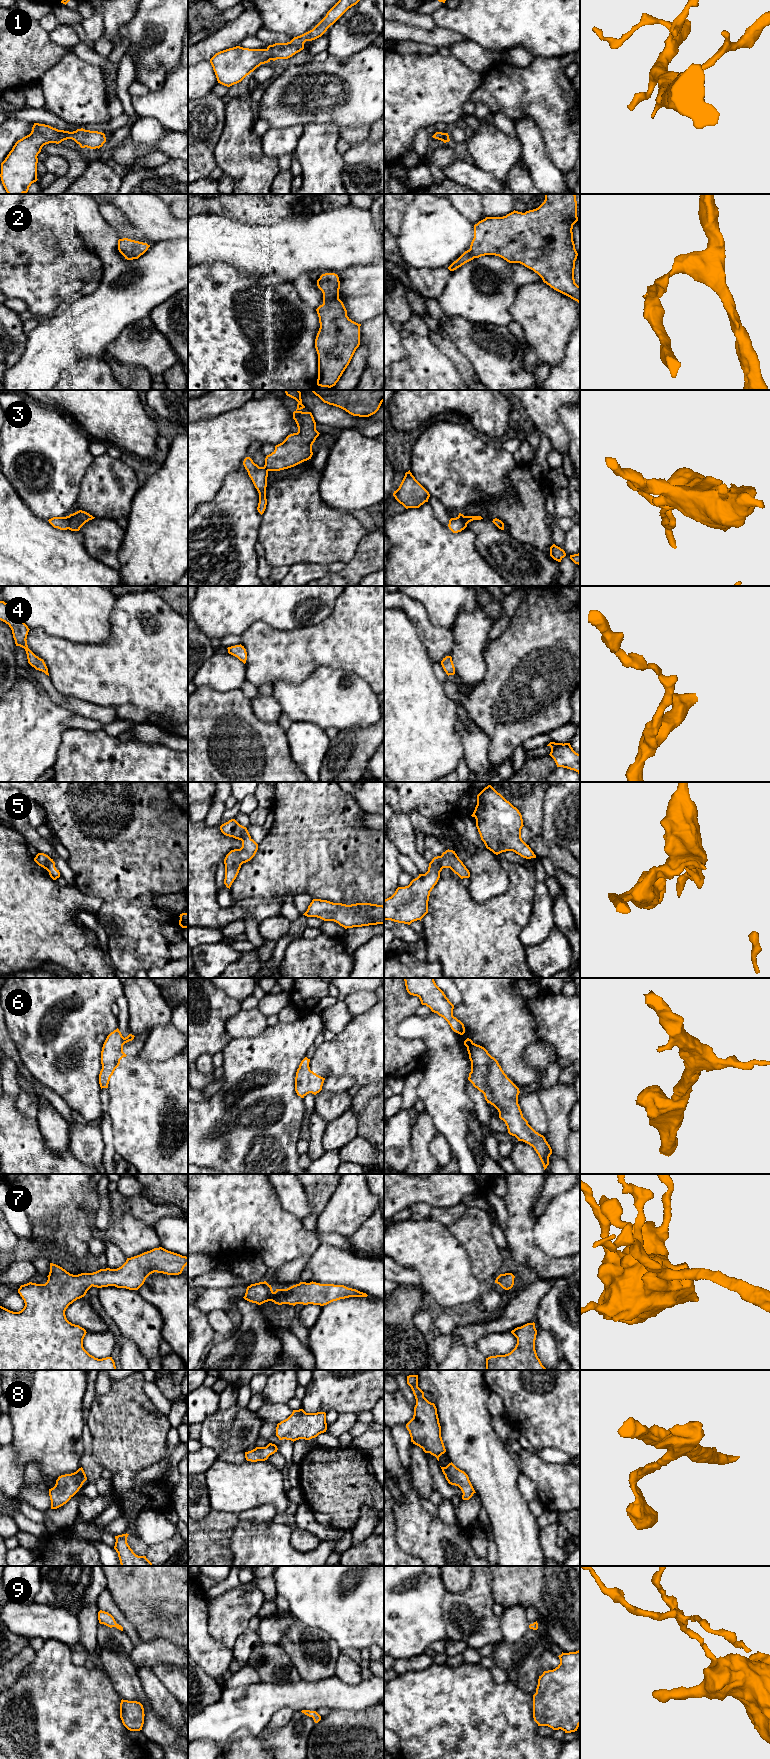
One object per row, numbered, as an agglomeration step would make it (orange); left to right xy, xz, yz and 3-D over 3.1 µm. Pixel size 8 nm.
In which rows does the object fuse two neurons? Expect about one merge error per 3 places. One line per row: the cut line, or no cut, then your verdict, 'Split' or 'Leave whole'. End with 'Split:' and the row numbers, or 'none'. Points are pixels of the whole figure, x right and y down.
1: No split. Leave whole
2: No split. Leave whole
3: Split along xy (69, 515), (69, 526), (67, 528). Split
4: No split. Leave whole
5: No split. Leave whole
6: No split. Leave whole
7: No split. Leave whole
8: No split. Leave whole
9: No split. Leave whole
Split: 3

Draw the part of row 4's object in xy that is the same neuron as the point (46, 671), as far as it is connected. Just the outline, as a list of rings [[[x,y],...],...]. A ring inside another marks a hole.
[[[0,601],[0,620],[9,625],[12,630],[16,646],[25,649],[28,663],[36,670],[44,672],[49,676],[48,668],[43,659],[36,656],[27,645],[28,626],[23,622],[16,611],[4,601]]]

